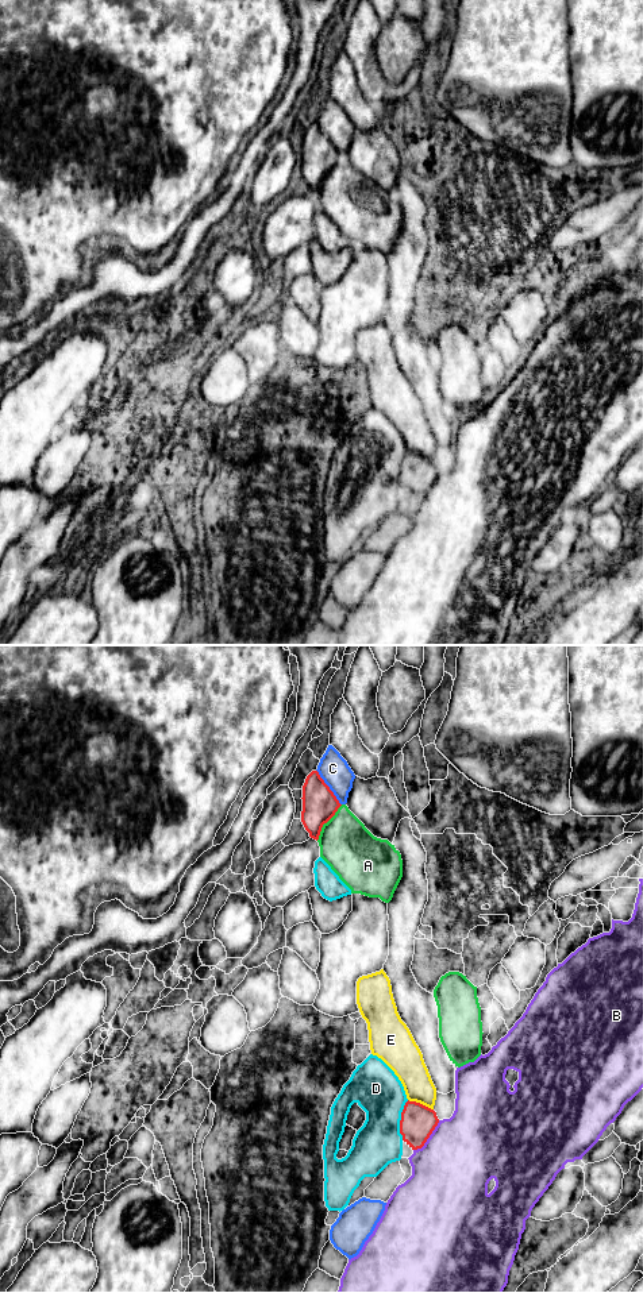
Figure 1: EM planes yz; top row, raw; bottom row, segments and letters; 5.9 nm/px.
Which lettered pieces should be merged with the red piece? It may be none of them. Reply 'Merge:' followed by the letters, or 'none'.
Merge: none

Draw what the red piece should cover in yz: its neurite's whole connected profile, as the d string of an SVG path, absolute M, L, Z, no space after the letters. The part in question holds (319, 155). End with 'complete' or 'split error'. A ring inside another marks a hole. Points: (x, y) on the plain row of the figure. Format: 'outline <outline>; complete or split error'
outline M312 123L307 128L301 151L301 174L309 185L309 189L317 193L323 177L335 167L342 157L317 123Z; complete

